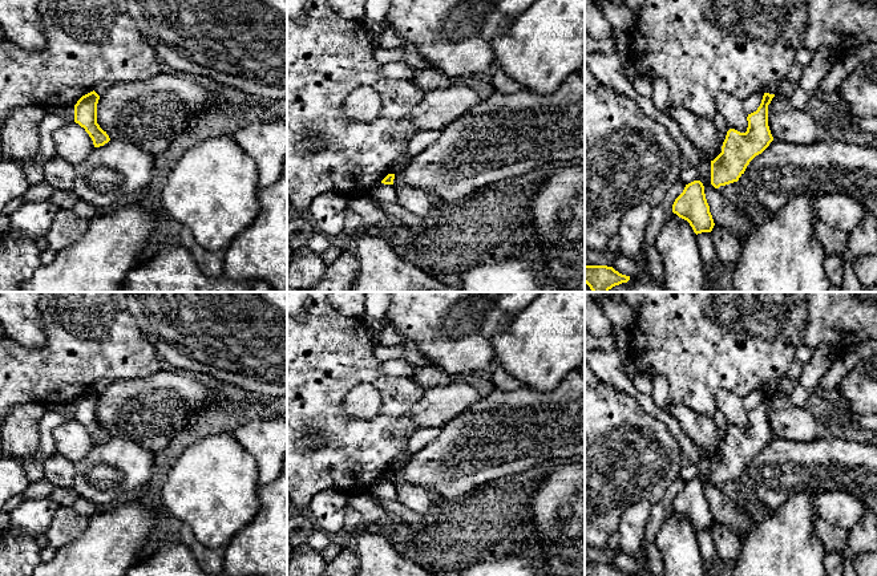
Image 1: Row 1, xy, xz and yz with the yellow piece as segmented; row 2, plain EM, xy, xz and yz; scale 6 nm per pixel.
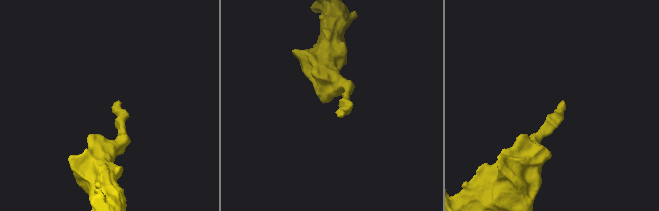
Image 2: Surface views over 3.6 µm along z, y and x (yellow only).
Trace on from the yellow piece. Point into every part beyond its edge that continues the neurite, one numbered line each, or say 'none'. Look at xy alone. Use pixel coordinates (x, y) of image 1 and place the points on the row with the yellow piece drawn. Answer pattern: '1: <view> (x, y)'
none

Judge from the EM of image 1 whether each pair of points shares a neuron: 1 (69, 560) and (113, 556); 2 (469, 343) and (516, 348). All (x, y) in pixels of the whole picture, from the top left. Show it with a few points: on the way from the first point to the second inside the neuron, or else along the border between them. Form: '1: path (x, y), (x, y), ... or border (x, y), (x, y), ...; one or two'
1: path (80, 560), (97, 560), (102, 556); one
2: border (512, 320), (493, 339), (494, 357); two

